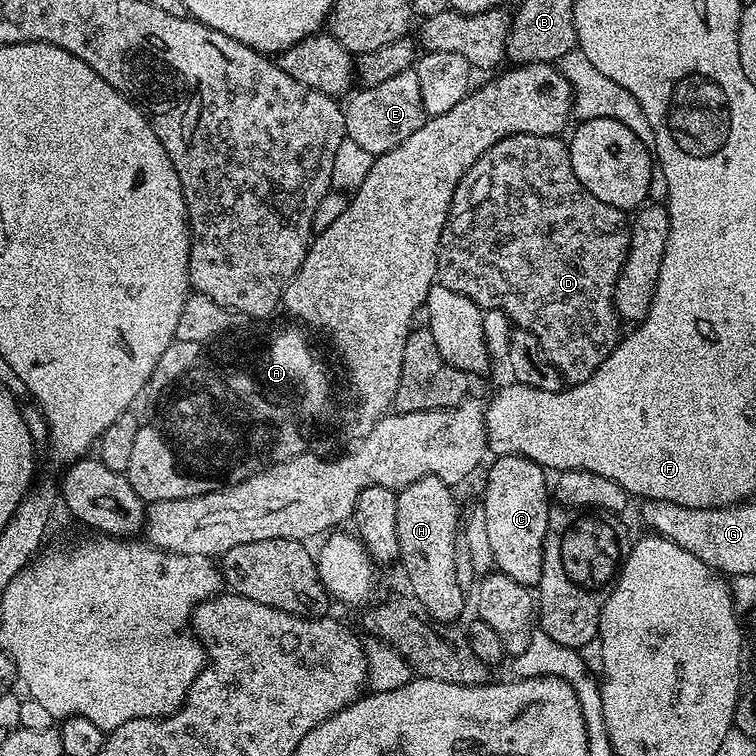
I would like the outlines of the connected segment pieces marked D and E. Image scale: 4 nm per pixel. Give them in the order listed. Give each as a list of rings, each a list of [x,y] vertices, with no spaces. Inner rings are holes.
[[[519,132],[516,136],[507,136],[502,138],[502,142],[490,146],[490,150],[482,153],[474,162],[474,166],[470,166],[470,170],[466,170],[466,174],[458,182],[448,211],[448,221],[442,230],[440,249],[436,255],[436,279],[439,284],[446,286],[446,290],[454,290],[470,298],[482,310],[497,308],[513,320],[516,328],[525,328],[526,331],[532,332],[534,338],[538,338],[546,358],[560,372],[561,381],[565,385],[575,386],[592,379],[593,374],[600,371],[602,362],[606,362],[608,355],[616,349],[622,339],[622,331],[620,332],[622,321],[616,315],[612,295],[618,274],[626,262],[629,246],[629,217],[619,208],[606,202],[598,202],[598,198],[594,198],[594,194],[590,194],[586,186],[578,182],[578,174],[574,174],[574,166],[570,166],[567,143],[560,136],[539,136]]]
[[[412,68],[394,74],[394,78],[386,78],[386,82],[378,82],[378,86],[361,87],[359,91],[344,108],[344,134],[372,157],[394,150],[394,146],[406,142],[414,130],[424,125],[422,89],[418,87],[418,74]]]

